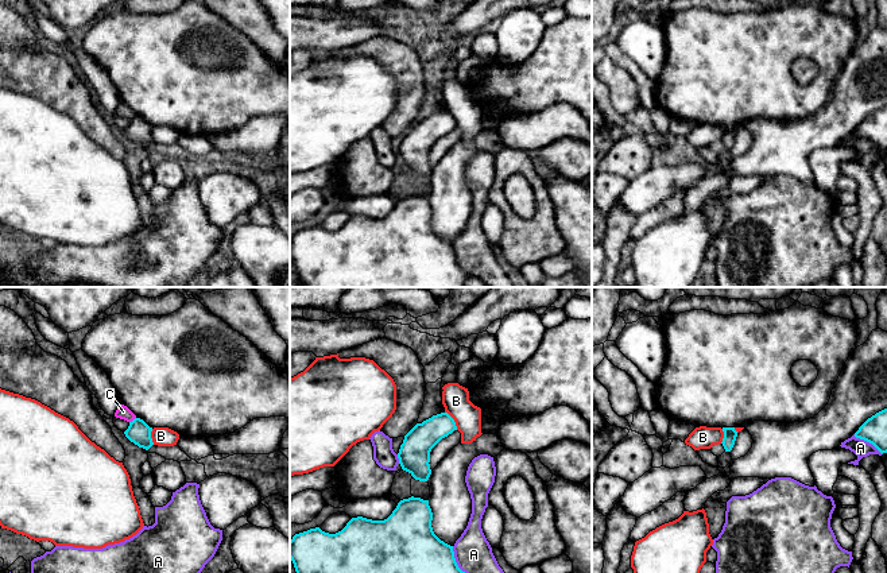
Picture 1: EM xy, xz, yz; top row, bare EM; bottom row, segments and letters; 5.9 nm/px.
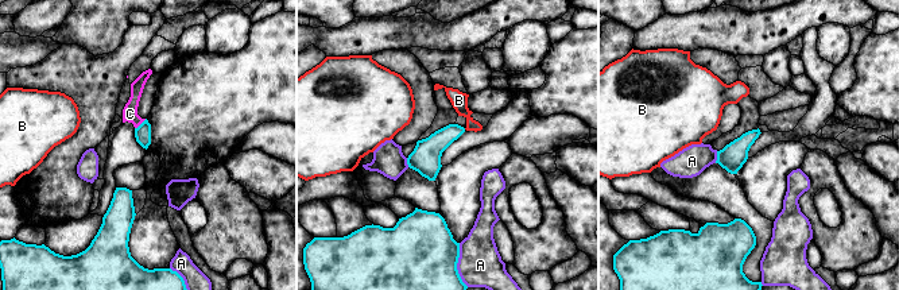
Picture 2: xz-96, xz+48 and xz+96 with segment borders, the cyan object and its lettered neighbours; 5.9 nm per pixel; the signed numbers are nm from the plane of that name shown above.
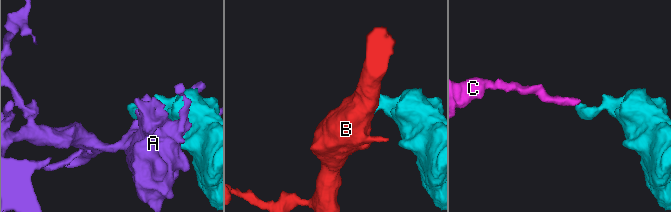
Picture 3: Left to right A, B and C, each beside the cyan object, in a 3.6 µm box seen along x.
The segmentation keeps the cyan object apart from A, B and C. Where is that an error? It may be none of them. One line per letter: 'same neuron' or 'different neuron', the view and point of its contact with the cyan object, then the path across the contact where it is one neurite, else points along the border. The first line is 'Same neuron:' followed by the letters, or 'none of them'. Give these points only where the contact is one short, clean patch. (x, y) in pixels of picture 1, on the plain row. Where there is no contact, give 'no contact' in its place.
Same neuron: none of them
A: different neuron; meets cyan in xz at (456, 260)
B: different neuron; meets cyan in xz at (453, 119); border along xz (445, 109), (453, 117), (457, 127)
C: different neuron; meets cyan in xy at (134, 117); border along xy (135, 115), (130, 120)

